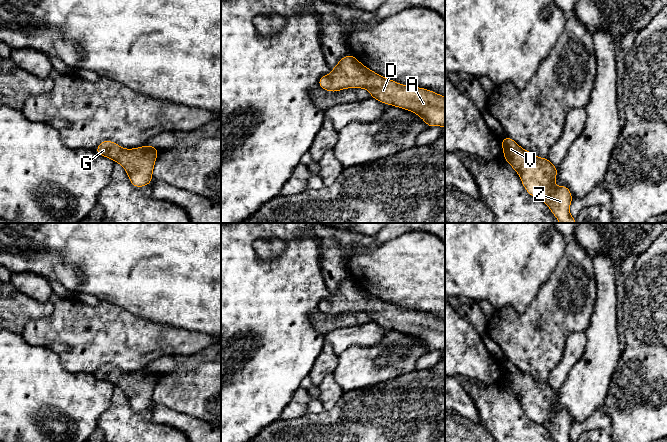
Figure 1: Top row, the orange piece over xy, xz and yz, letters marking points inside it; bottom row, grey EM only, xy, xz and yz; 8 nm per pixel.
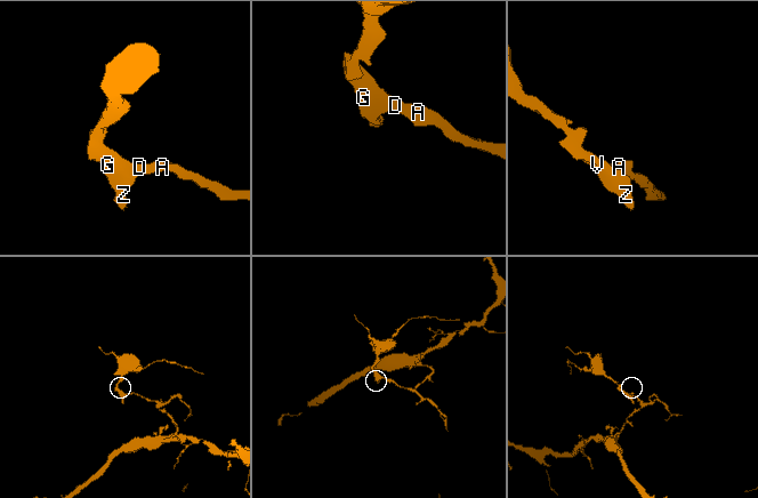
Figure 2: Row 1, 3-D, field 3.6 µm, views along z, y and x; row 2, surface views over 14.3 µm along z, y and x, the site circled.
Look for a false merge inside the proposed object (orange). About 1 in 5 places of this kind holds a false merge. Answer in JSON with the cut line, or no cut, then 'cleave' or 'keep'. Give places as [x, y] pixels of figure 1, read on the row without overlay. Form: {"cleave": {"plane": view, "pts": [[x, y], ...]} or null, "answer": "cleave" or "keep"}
{"cleave": null, "answer": "keep"}

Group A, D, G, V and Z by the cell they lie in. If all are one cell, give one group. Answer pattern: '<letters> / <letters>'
A D G V Z

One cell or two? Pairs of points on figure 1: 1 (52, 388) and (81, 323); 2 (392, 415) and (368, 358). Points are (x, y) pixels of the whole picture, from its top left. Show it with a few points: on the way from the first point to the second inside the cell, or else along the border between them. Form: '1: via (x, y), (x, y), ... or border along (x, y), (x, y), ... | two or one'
1: border along (47, 348), (58, 356), (66, 369), (85, 372) | two
2: border along (401, 376), (355, 388) | two

